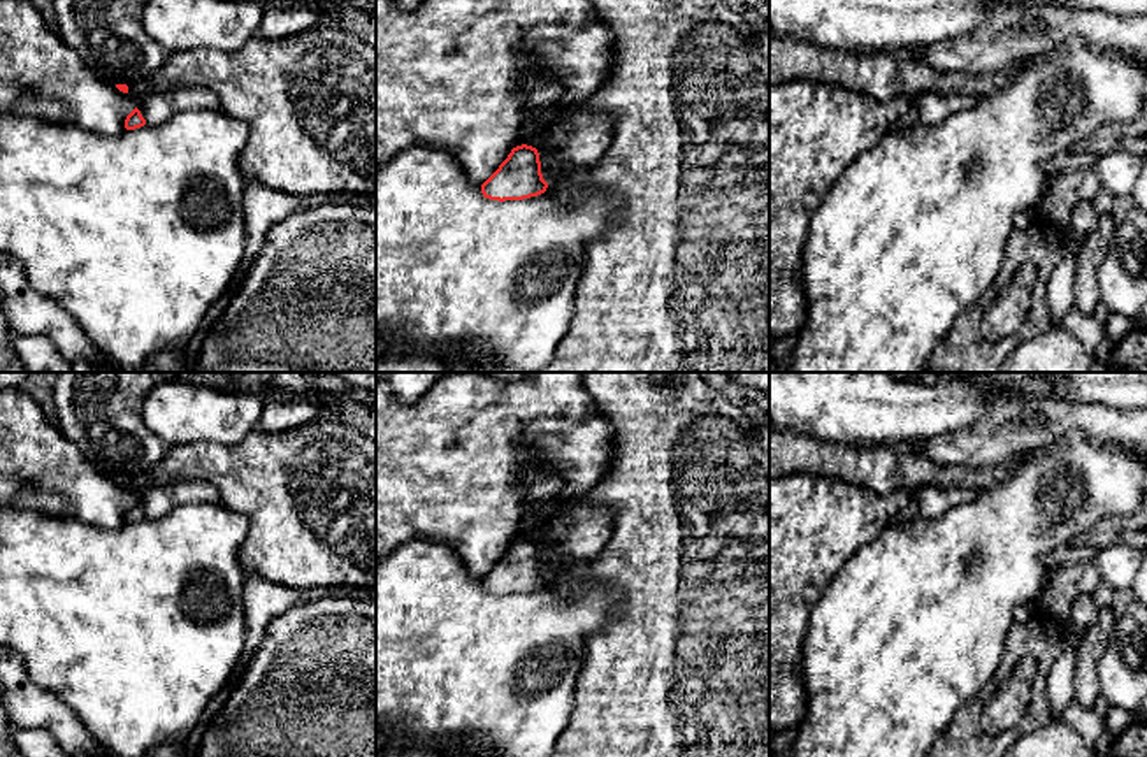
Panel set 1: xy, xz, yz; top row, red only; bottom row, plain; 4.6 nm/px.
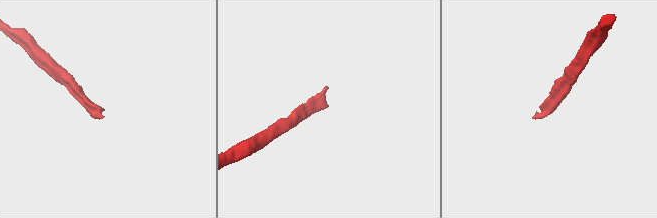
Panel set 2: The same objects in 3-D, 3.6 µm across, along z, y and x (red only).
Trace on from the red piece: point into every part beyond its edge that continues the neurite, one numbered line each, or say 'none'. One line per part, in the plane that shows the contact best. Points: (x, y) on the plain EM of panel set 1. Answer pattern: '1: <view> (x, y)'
1: xy (155, 501)

